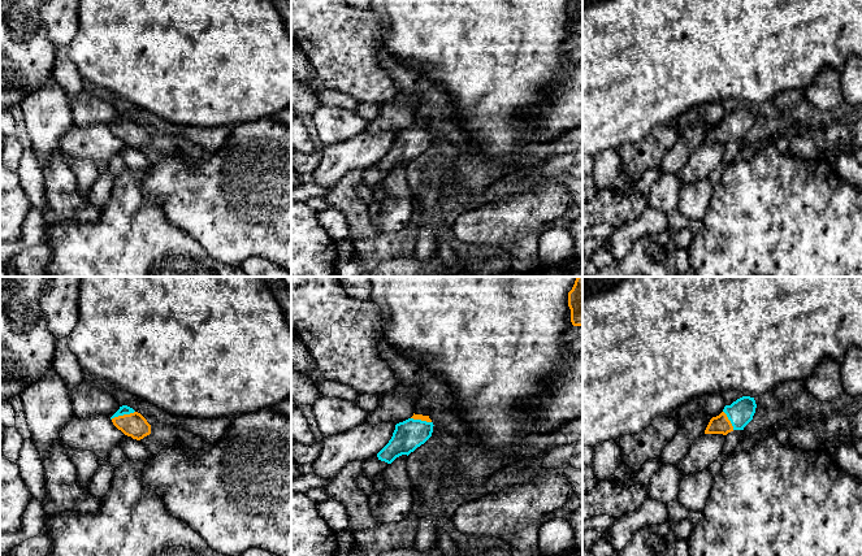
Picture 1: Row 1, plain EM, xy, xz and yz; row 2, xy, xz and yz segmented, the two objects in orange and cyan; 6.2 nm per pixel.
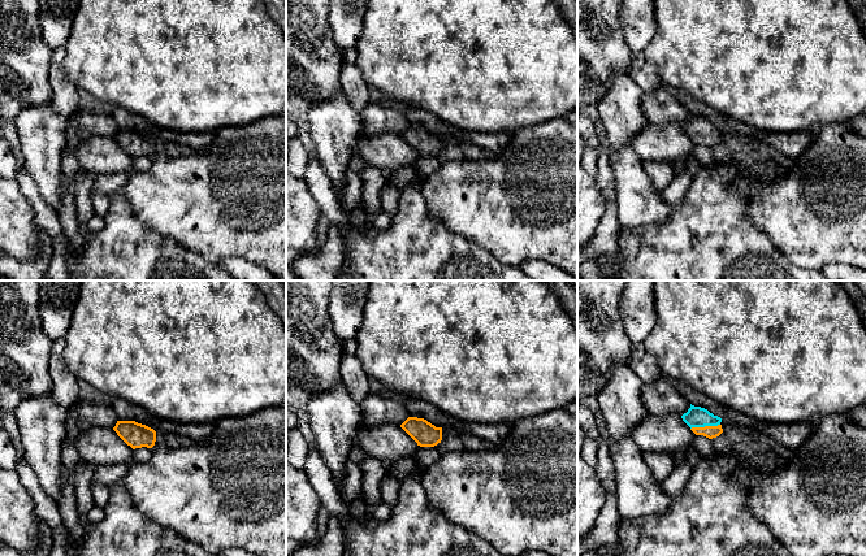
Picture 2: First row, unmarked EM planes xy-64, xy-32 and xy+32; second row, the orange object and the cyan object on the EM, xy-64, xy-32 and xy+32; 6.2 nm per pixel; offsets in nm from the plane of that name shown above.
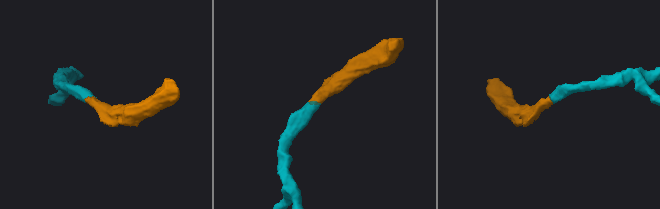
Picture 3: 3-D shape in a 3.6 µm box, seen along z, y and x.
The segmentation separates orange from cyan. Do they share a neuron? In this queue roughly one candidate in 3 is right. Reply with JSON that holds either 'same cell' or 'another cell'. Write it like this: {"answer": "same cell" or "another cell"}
{"answer": "same cell"}

